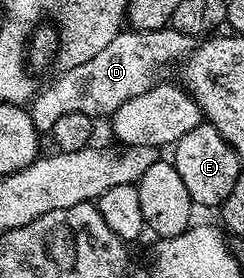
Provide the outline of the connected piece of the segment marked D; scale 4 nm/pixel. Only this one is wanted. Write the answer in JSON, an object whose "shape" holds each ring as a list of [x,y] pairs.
{"shape":[[[171,26],[158,30],[124,30],[116,34],[93,59],[67,67],[50,86],[33,97],[28,111],[37,133],[51,133],[59,117],[80,112],[93,118],[110,116],[122,103],[148,91],[157,81],[158,70],[168,62],[181,61],[192,53],[194,40]]]}

